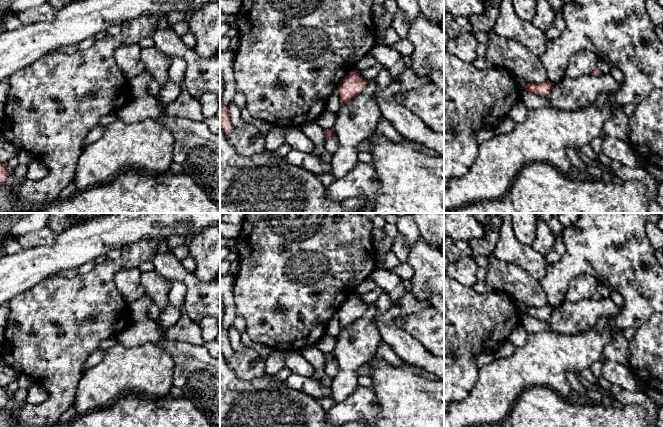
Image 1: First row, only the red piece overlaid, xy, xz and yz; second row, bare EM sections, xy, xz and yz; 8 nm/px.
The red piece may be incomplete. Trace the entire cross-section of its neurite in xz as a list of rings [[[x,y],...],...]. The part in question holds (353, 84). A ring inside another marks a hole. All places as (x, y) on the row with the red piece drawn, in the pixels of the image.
[[[352,70],[339,84],[336,91],[339,94],[340,107],[355,98],[367,86],[368,81]]]

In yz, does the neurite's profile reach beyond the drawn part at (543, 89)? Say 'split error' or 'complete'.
complete

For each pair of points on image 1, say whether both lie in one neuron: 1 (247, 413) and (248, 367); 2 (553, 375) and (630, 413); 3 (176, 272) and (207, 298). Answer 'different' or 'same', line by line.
1: different
2: different
3: same

